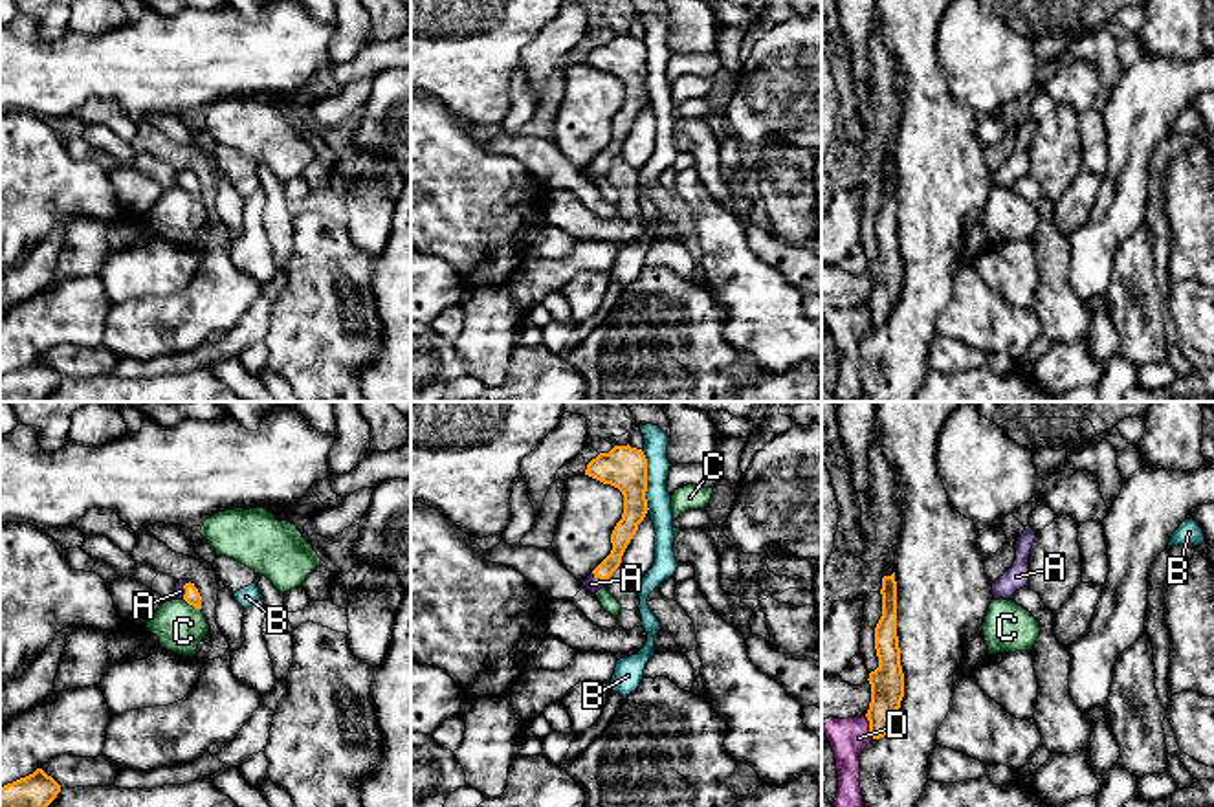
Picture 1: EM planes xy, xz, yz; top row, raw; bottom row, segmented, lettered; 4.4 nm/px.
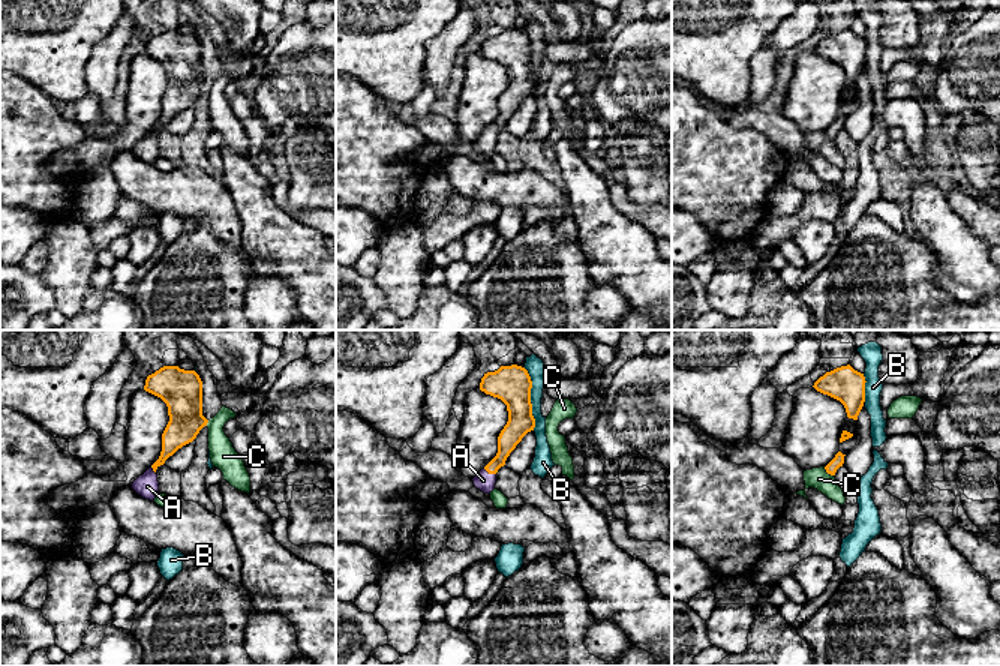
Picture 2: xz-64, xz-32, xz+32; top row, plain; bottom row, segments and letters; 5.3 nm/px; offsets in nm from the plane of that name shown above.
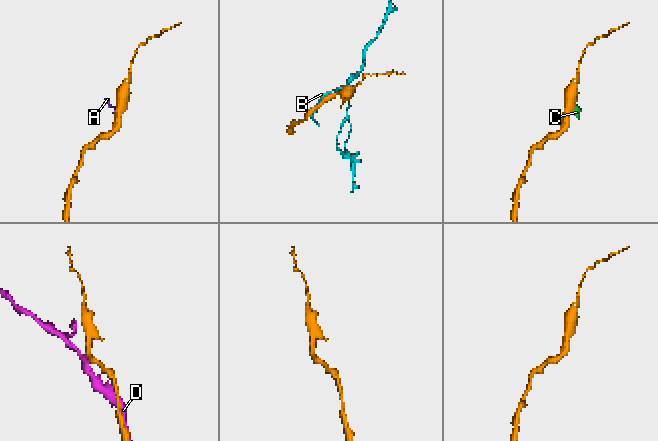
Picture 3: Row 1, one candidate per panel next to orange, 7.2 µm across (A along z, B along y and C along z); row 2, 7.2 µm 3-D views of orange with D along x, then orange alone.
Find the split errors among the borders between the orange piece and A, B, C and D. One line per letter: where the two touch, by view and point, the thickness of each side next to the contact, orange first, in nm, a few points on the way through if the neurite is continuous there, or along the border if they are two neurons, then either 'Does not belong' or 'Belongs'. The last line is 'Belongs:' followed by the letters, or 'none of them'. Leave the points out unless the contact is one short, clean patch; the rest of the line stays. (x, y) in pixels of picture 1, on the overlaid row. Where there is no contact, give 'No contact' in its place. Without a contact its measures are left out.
A: Touches orange at xz (598, 576). Thickness 90 nm (orange) against 70 nm. Path across: xz (624, 530), (613, 562), (598, 576), (591, 584). Belongs
B: Touches orange at xz (646, 479). Thickness 190 nm (orange) against 110 nm. Does not belong
C: Touches orange at xy (193, 606). Thickness 70 nm (orange) against 220 nm. Boundary: xy (184, 598), (200, 609). Does not belong
D: Touches orange at yz (870, 727). Thickness 150 nm (orange) against 170 nm. Does not belong
Belongs: A

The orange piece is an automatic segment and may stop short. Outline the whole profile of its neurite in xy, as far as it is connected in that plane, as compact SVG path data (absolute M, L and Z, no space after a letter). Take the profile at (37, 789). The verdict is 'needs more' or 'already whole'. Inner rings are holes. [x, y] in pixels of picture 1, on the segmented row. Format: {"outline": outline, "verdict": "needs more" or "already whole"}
{"outline": "M42 768L0 789L0 807L48 807L61 785Z", "verdict": "already whole"}

